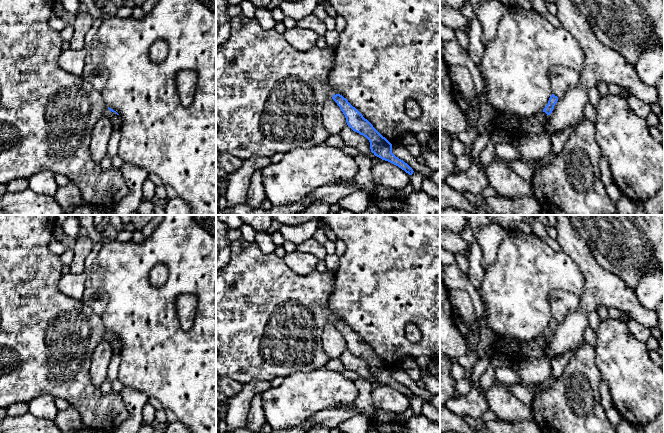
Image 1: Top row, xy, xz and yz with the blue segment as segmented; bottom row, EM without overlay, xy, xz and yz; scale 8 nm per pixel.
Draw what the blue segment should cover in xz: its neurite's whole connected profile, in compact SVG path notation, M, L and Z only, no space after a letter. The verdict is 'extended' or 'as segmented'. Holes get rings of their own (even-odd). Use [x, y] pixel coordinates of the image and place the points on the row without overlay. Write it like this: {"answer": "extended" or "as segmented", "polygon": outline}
{"answer": "extended", "polygon": "M244 239L231 242L231 259L225 268L216 273L216 376L221 379L230 379L237 381L241 384L245 384L251 380L266 380L272 382L277 377L287 377L296 372L310 372L320 368L324 368L329 362L330 358L326 355L322 347L321 335L324 326L327 323L333 323L340 331L341 335L345 339L347 349L355 356L366 361L370 366L371 376L381 382L382 384L388 385L409 399L413 398L413 393L399 383L392 377L392 368L383 361L373 349L363 341L363 339L353 331L346 322L340 318L334 318L334 315L328 309L328 298L333 290L334 273L326 271L320 273L316 270L309 272L307 275L300 275L292 271L274 252L264 253L255 242L248 242Z"}

